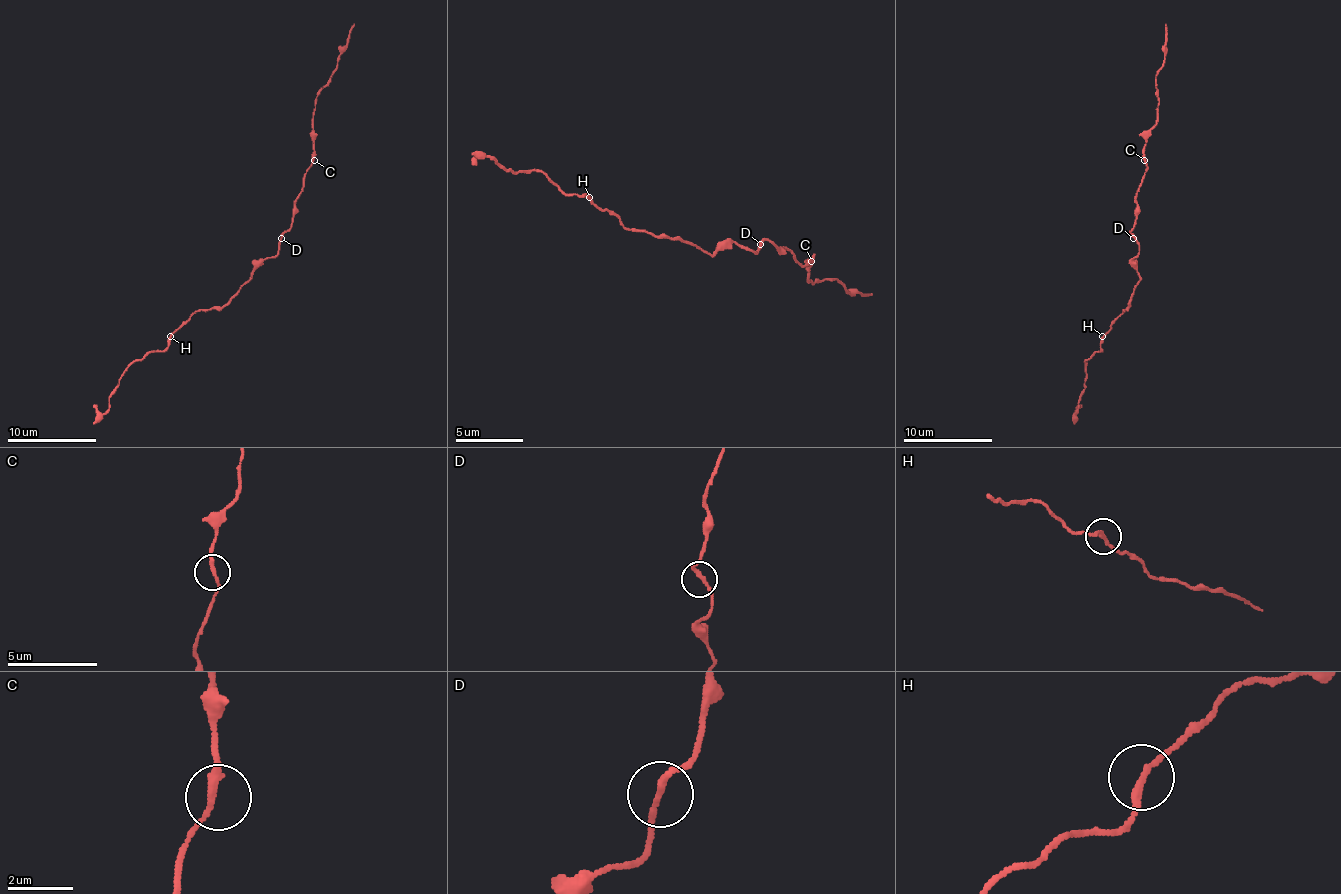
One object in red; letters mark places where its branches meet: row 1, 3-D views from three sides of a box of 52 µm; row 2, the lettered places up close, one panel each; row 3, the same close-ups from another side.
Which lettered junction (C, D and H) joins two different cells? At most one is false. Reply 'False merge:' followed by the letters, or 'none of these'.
False merge: none of these

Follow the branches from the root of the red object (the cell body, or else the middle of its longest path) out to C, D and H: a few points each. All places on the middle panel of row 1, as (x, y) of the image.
C: (746, 247), (757, 254), (770, 241), (780, 251), (784, 247), (801, 264), (811, 261)
D: (746, 247), (757, 254), (760, 244)
H: (746, 247), (729, 244), (716, 254), (706, 254), (685, 241), (631, 230), (590, 196)

